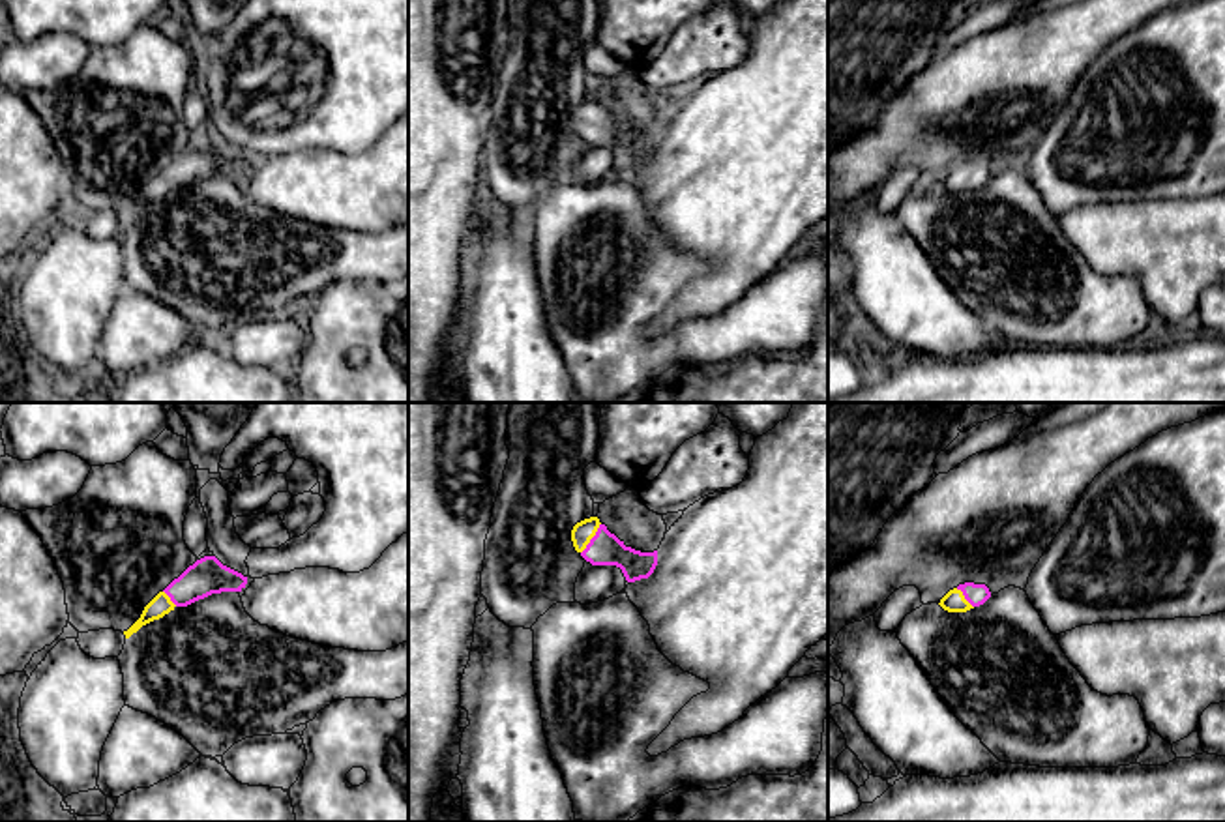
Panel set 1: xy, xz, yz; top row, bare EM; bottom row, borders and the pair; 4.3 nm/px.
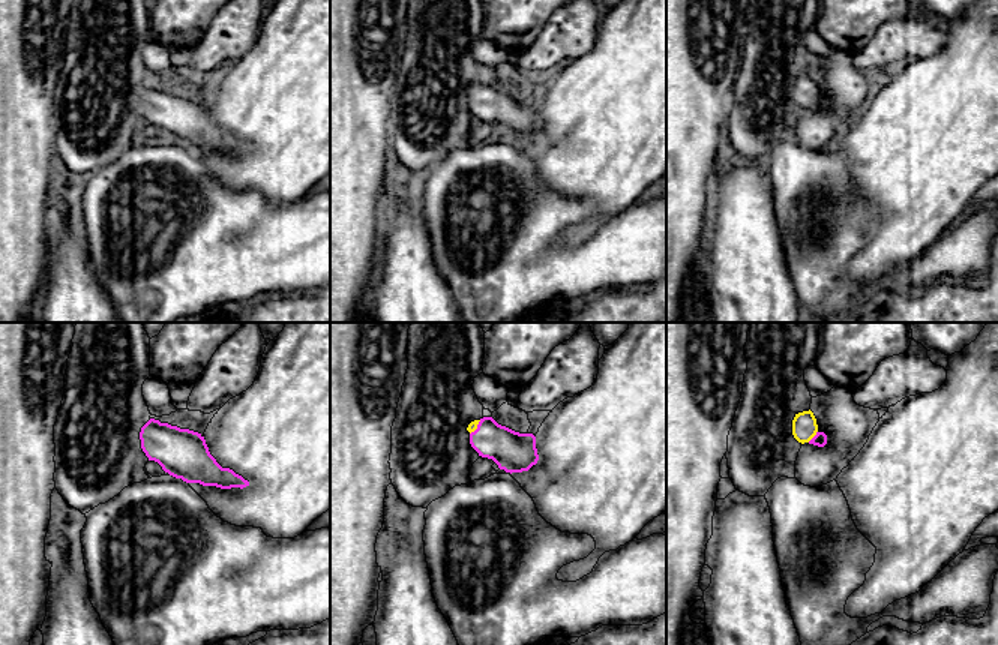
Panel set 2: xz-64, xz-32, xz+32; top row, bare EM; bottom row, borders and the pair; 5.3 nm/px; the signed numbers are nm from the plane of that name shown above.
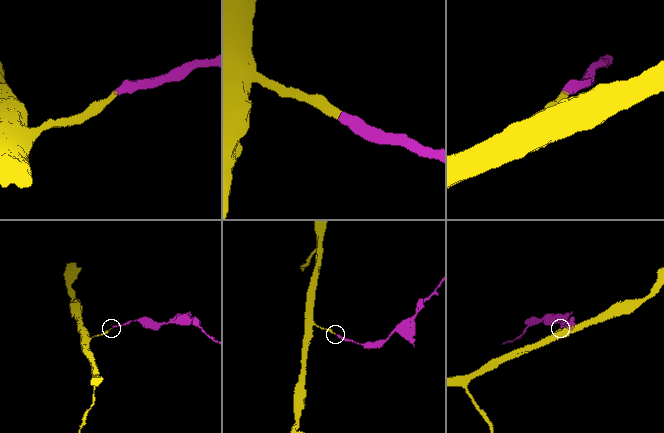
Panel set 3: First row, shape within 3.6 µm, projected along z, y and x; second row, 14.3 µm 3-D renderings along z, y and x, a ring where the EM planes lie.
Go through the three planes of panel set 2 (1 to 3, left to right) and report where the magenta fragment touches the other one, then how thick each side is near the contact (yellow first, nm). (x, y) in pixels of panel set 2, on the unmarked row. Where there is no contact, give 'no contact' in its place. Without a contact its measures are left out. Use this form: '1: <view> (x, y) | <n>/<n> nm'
1: no contact
2: xz-32 (476, 92) | 50/220 nm
3: xz+32 (812, 101) | 140/70 nm

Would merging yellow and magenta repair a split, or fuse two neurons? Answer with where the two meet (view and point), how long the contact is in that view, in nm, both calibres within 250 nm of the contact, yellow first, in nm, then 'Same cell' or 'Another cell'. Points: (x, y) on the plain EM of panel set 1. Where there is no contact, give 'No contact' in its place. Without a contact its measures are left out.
Touches yellow at xz (592, 117). Shared border 160 nm. Thickness 90 nm (yellow) against 140 nm. Same cell

